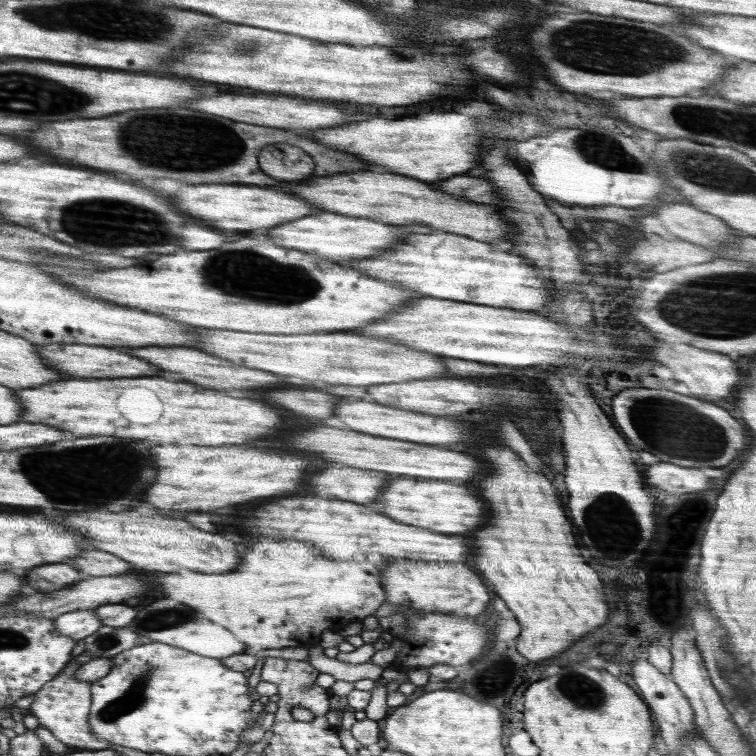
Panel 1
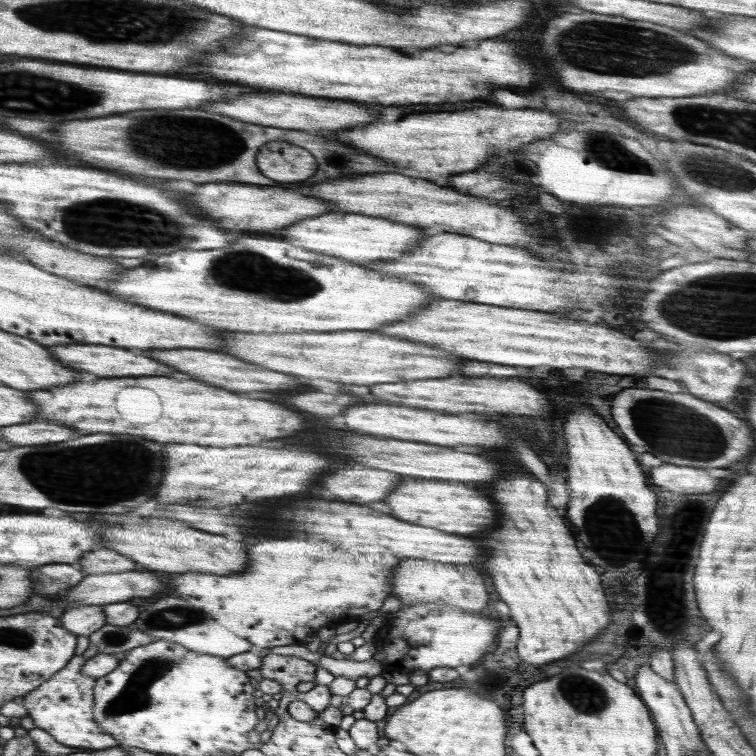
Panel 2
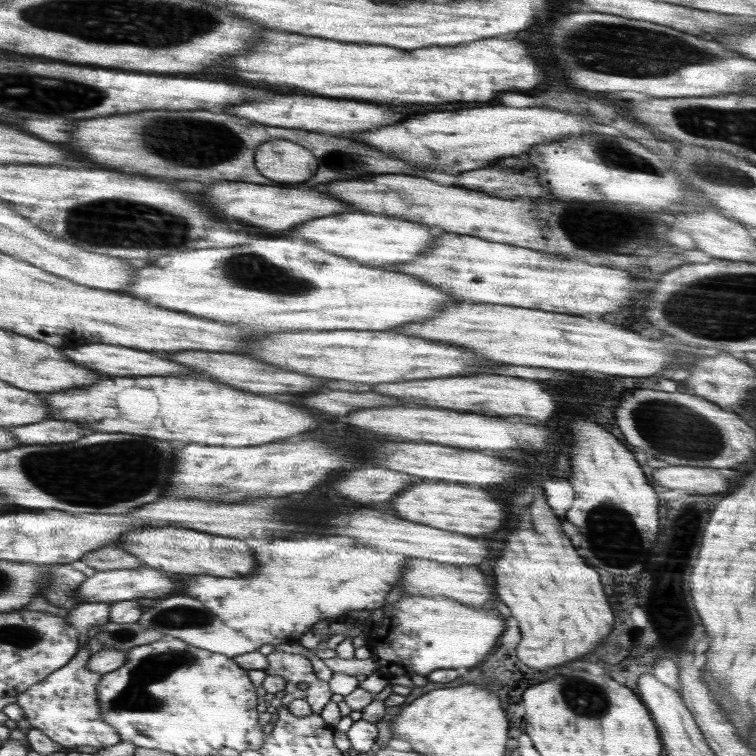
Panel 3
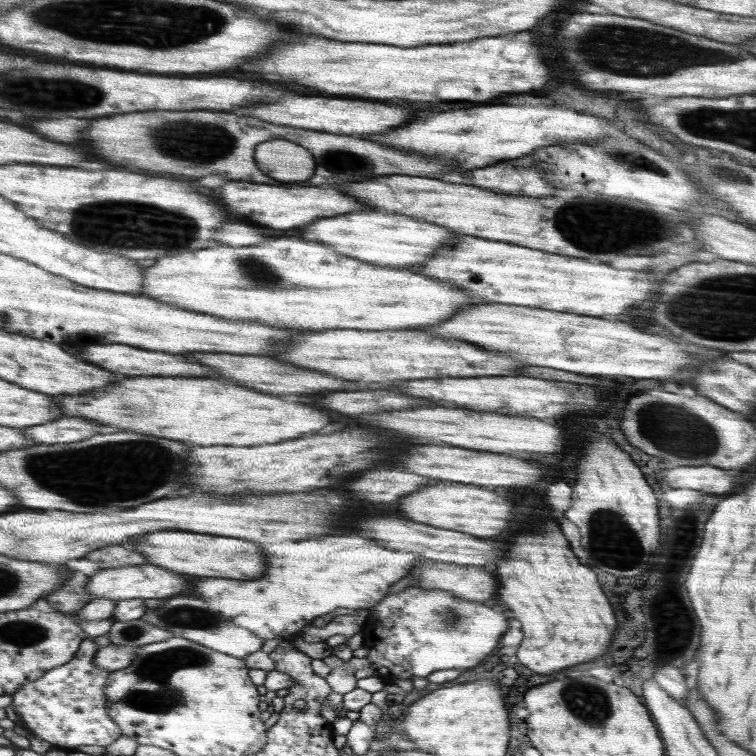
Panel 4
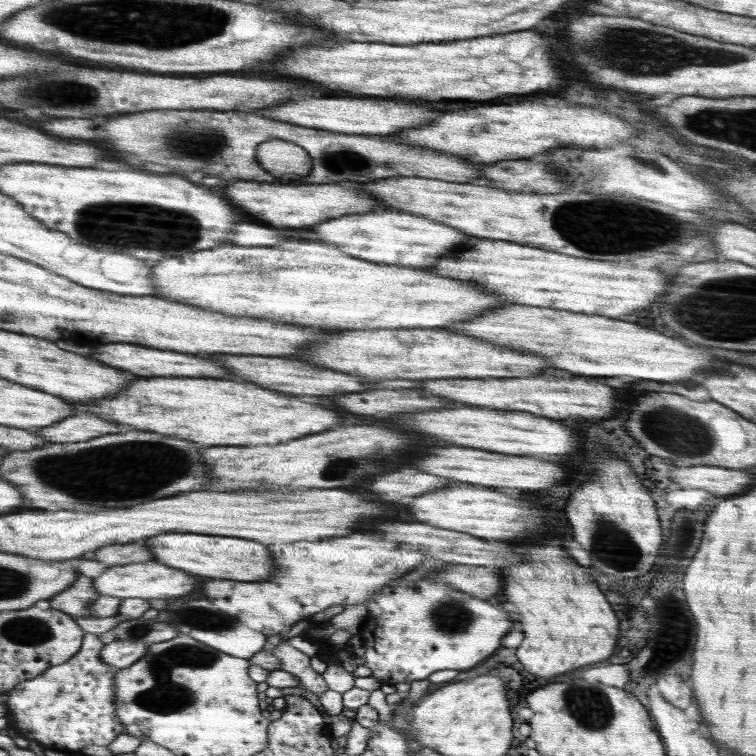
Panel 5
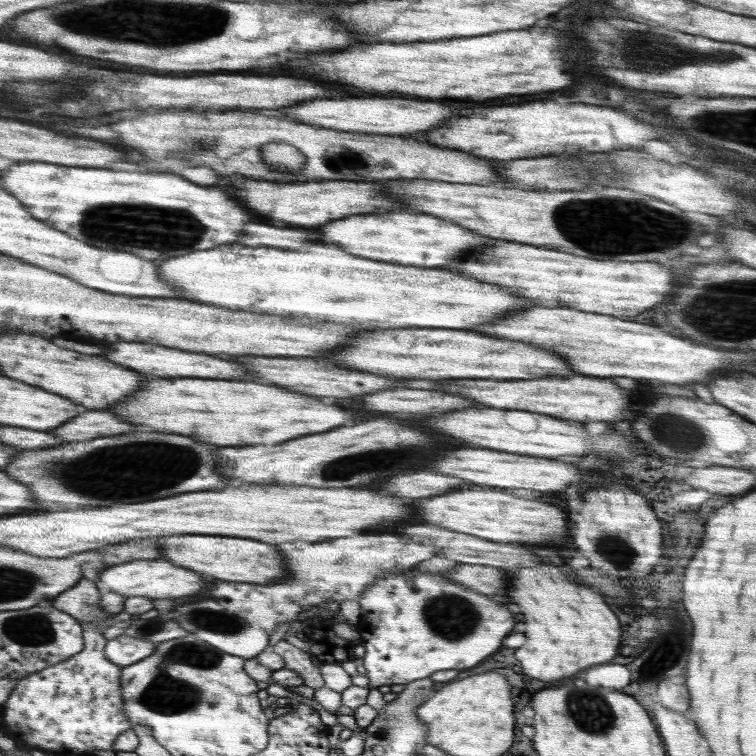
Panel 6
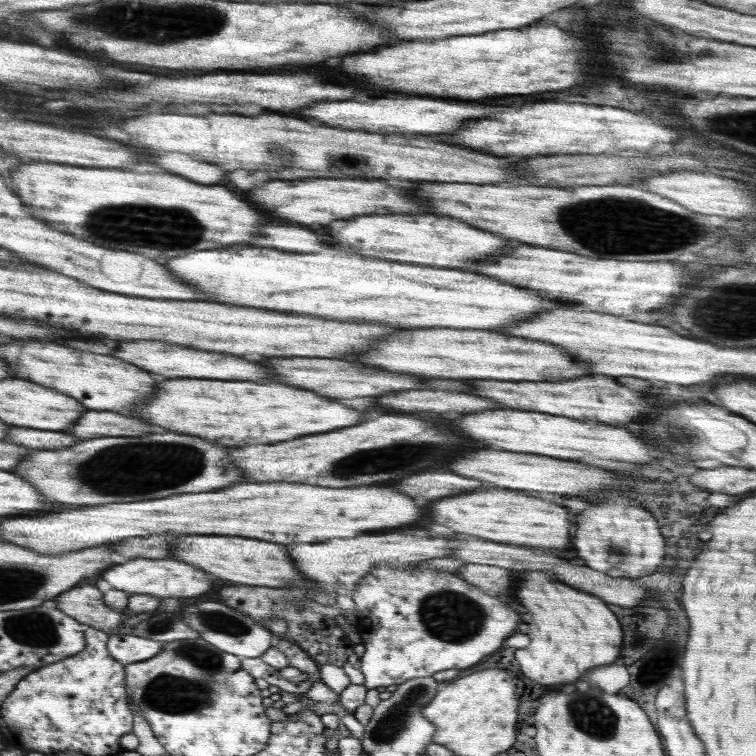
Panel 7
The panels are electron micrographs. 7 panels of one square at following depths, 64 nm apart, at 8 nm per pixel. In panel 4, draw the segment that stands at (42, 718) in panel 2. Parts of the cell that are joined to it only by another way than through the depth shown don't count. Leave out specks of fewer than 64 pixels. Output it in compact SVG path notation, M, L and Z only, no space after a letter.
M86 635L72 661L50 669L44 677L22 685L22 688L12 695L10 713L20 714L19 721L28 728L30 734L36 730L34 736L64 750L90 744L112 744L122 734L122 729L112 721L109 707L106 707L104 688L110 671L94 663L94 656L98 651L98 644Z

